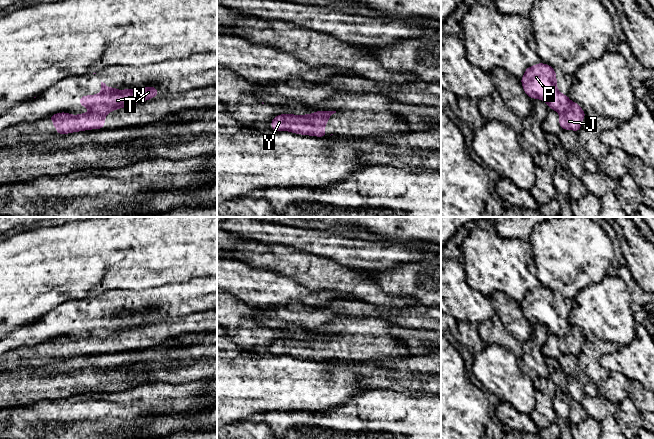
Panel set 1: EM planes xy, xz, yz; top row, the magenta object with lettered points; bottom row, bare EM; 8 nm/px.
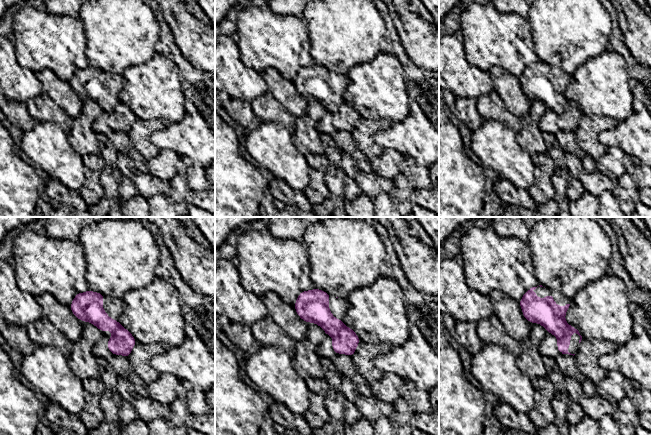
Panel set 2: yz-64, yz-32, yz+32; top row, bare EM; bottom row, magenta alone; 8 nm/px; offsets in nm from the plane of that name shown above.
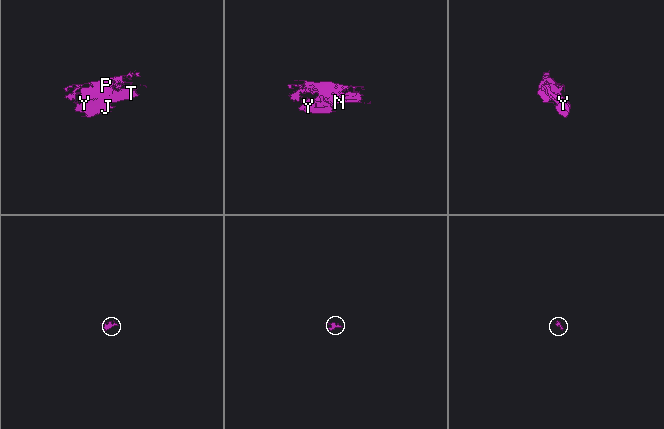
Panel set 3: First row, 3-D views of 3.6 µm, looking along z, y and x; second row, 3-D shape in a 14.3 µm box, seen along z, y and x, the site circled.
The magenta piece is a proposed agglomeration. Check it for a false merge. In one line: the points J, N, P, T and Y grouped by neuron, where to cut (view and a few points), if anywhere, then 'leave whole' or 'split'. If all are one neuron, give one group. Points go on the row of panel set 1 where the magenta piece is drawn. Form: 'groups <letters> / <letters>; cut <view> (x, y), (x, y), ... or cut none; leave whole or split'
groups J Y / N P T; cut yz (570, 101), (560, 114); split

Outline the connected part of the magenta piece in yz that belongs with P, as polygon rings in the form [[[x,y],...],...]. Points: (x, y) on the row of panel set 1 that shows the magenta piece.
[[[538,63],[527,67],[521,84],[526,95],[544,101],[549,109],[563,113],[570,102],[569,96],[562,94],[557,88],[557,77],[553,67]]]

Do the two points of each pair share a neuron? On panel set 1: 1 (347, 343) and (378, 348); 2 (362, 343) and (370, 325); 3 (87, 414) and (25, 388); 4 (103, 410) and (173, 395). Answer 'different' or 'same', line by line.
1: same
2: different
3: different
4: same

